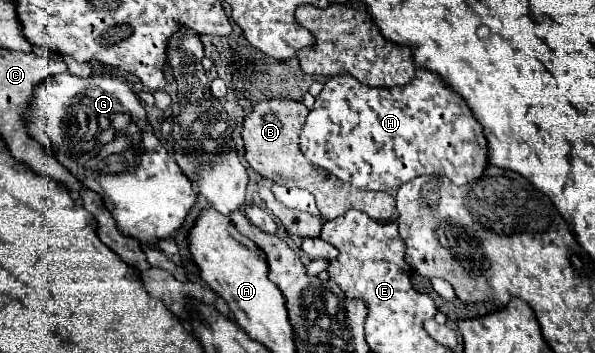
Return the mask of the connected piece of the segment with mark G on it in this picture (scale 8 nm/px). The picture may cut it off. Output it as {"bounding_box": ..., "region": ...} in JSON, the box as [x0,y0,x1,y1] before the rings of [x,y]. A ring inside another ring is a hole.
{"bounding_box":[26,71,196,243],"region":[[[68,71],[56,77],[48,77],[36,87],[30,107],[26,109],[26,119],[40,119],[44,123],[54,157],[76,179],[80,179],[82,185],[102,195],[104,205],[110,209],[118,223],[118,229],[124,235],[146,243],[170,239],[182,225],[190,207],[196,203],[196,193],[190,179],[178,169],[178,163],[160,145],[154,133],[146,129],[152,127],[146,119],[146,111],[124,81],[96,75],[76,77]]]}

